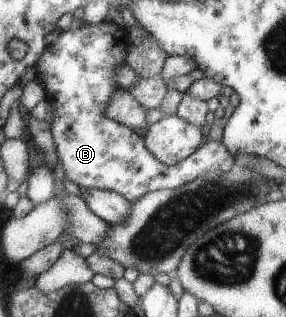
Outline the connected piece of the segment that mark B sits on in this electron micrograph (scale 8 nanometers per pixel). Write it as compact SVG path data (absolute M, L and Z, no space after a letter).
M109 22L85 24L79 29L63 31L58 39L48 46L37 63L39 73L36 80L43 85L46 97L52 101L54 107L56 118L51 124L57 151L66 167L67 177L79 187L110 189L124 195L130 201L135 201L135 198L155 190L177 189L187 182L192 182L202 173L231 169L235 163L234 155L219 141L204 143L189 158L176 163L175 166L167 166L143 145L143 139L133 128L129 129L107 115L112 95L118 88L115 83L115 71L125 64L125 53L131 45L128 32L123 26Z

